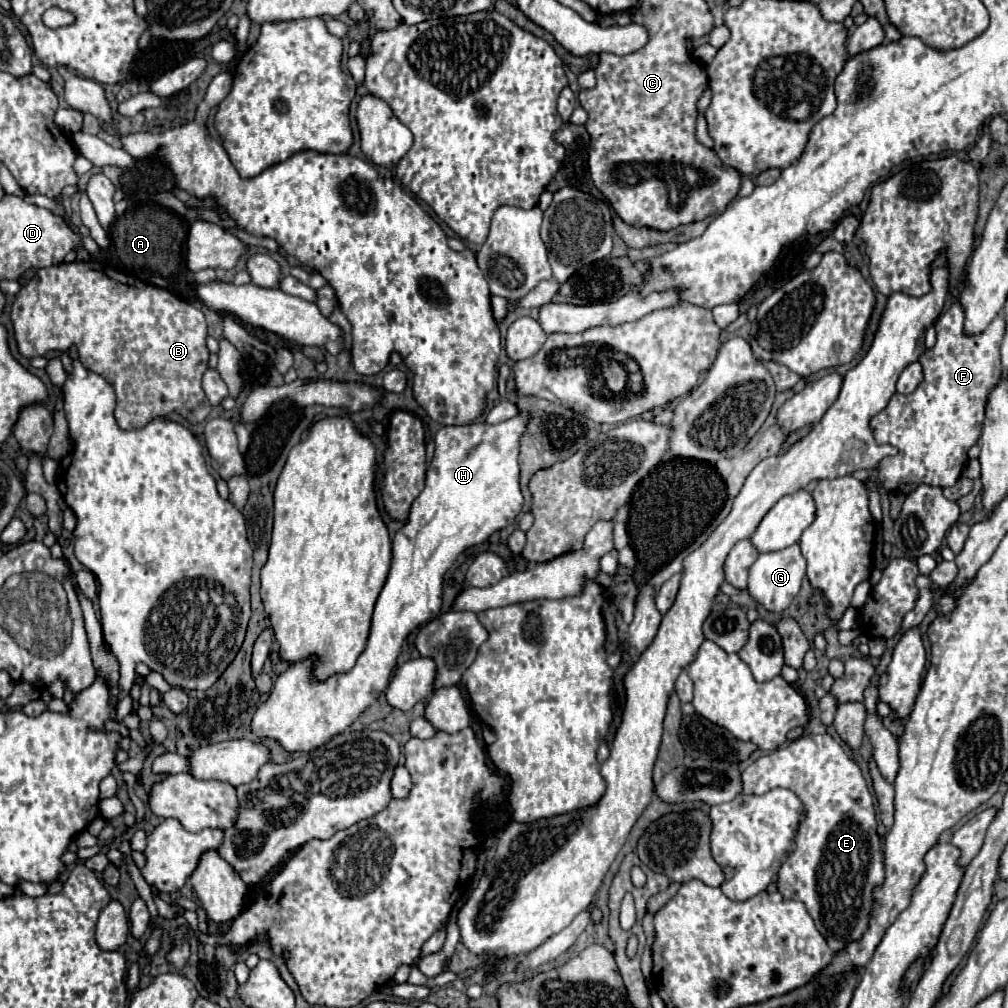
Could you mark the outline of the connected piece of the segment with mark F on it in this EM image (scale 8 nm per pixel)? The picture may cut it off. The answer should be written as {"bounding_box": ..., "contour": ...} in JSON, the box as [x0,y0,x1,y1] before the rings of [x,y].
{"bounding_box":[871,303,1005,493],"contour":[[[951,303],[945,313],[939,315],[935,321],[937,329],[937,343],[927,349],[919,361],[923,365],[923,381],[911,395],[895,393],[889,401],[889,405],[871,419],[871,429],[875,433],[877,443],[889,443],[897,447],[897,455],[885,457],[879,463],[879,479],[885,491],[897,491],[897,493],[911,493],[921,483],[927,485],[939,485],[939,487],[953,487],[955,481],[961,477],[963,467],[967,463],[967,449],[977,443],[985,407],[987,407],[987,393],[999,383],[1001,379],[1001,361],[999,361],[999,349],[1005,335],[1005,319],[1003,315],[997,315],[985,331],[977,335],[967,335],[963,331],[965,313],[959,303]]]}

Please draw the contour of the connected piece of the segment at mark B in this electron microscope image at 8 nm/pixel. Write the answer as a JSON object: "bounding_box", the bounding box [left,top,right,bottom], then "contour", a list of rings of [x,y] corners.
{"bounding_box":[11,261,211,429],"contour":[[[73,261],[39,269],[35,277],[19,291],[11,321],[19,353],[23,357],[39,357],[47,351],[65,351],[71,345],[79,347],[81,363],[105,377],[117,395],[115,419],[121,429],[145,427],[155,417],[165,417],[171,411],[181,413],[191,423],[201,423],[211,413],[211,405],[201,389],[201,377],[207,371],[209,349],[205,345],[207,325],[201,309],[179,299],[167,289],[153,287],[135,275],[123,273],[103,261]]]}

